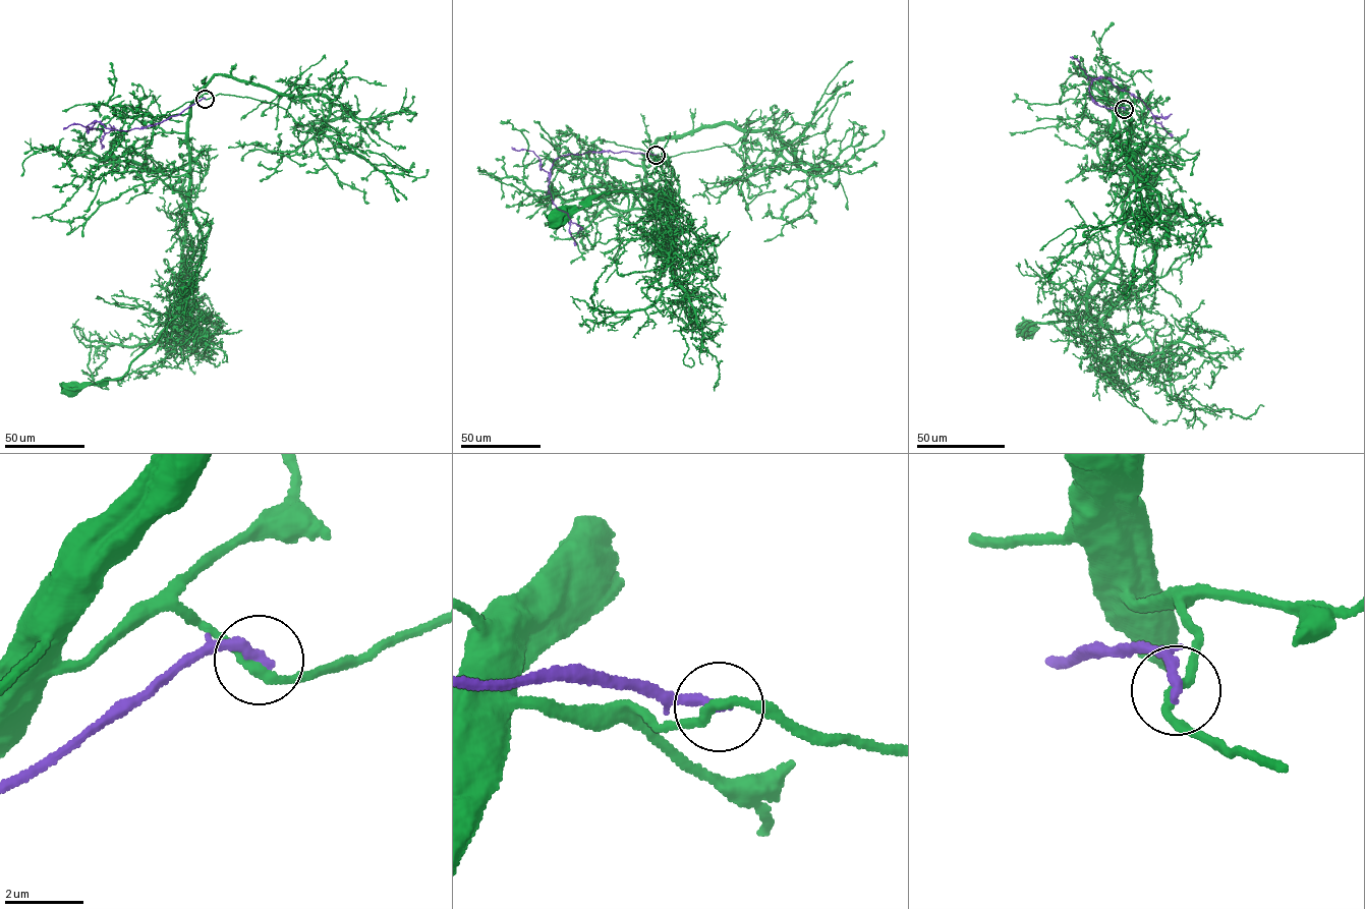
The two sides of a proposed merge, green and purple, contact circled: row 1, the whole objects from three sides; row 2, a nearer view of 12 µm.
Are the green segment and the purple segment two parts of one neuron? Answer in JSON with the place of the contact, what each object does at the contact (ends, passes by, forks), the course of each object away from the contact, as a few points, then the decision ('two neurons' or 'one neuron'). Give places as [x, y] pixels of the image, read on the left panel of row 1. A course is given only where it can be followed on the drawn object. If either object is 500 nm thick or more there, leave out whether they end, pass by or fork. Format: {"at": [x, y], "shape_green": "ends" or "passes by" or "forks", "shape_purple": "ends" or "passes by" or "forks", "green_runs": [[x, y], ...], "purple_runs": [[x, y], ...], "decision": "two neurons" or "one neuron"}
{"at": [205, 99], "shape_green": "passes by", "shape_purple": "ends", "green_runs": [[205, 99], [191, 103], [187, 118], [190, 212], [202, 235], [203, 258], [187, 303], [123, 375], [69, 390]], "purple_runs": [[205, 99], [177, 115], [139, 128], [112, 129], [97, 120], [90, 128], [103, 130], [102, 149]], "decision": "two neurons"}

